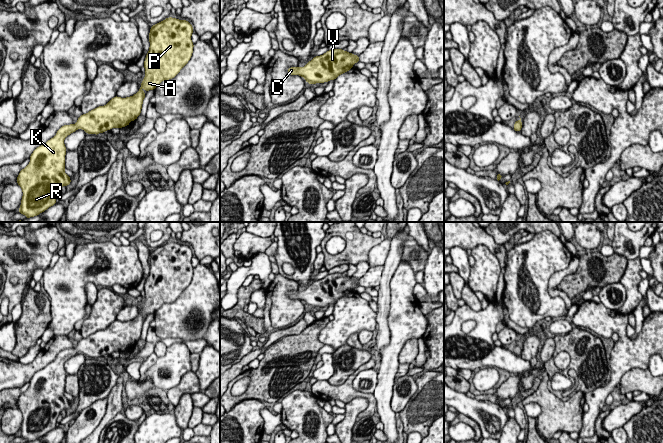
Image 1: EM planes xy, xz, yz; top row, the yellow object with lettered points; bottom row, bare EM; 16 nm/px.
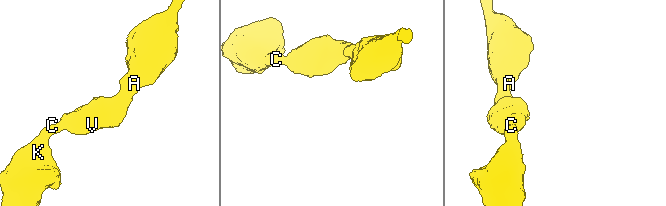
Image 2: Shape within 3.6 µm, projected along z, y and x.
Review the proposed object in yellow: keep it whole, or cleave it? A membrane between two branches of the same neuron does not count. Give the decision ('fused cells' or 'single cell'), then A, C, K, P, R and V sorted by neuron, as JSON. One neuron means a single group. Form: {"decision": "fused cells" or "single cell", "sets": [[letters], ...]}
{"decision": "single cell", "sets": [["A", "C", "K", "P", "R", "V"]]}

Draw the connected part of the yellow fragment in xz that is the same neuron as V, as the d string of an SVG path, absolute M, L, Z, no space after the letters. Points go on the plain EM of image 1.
M343 273L329 274L323 279L314 281L304 291L290 291L288 297L300 299L307 307L329 306L335 304L339 299L346 297L359 286L359 280L344 275Z

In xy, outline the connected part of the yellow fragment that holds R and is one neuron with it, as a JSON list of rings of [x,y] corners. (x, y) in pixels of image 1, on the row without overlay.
[[[172,241],[152,249],[148,260],[150,271],[144,285],[145,302],[139,310],[139,315],[126,322],[115,320],[106,329],[98,330],[87,338],[82,338],[76,348],[62,350],[53,362],[37,371],[29,381],[29,388],[21,393],[17,400],[17,408],[23,416],[18,436],[25,439],[26,442],[30,442],[43,437],[56,428],[61,412],[71,407],[70,401],[64,395],[67,375],[64,368],[65,362],[77,353],[82,353],[87,358],[98,359],[112,352],[128,350],[131,345],[136,344],[141,337],[143,324],[146,320],[141,312],[143,311],[148,316],[154,314],[163,304],[173,303],[191,283],[194,271],[191,264],[192,257],[193,251],[190,246]]]

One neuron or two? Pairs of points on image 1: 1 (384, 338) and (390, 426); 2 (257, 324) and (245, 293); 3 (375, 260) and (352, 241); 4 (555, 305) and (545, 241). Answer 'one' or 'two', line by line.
1: two
2: one
3: two
4: one

